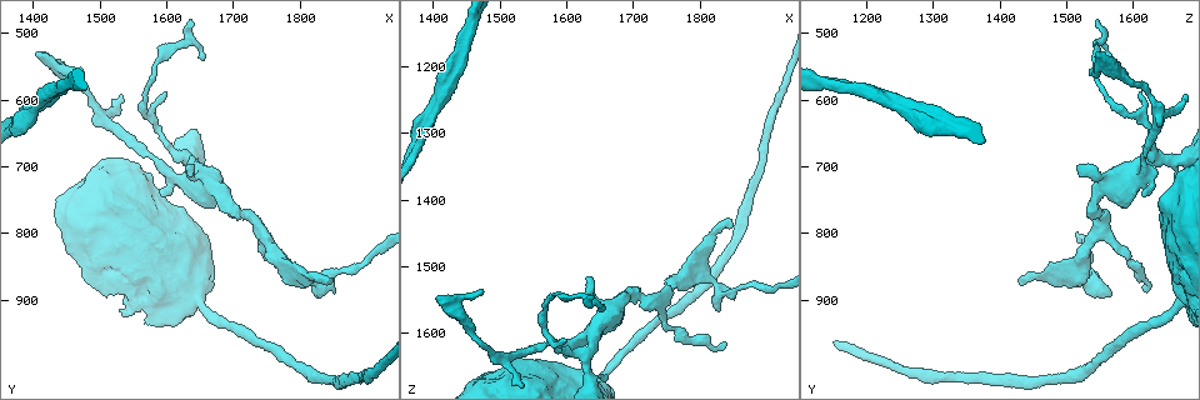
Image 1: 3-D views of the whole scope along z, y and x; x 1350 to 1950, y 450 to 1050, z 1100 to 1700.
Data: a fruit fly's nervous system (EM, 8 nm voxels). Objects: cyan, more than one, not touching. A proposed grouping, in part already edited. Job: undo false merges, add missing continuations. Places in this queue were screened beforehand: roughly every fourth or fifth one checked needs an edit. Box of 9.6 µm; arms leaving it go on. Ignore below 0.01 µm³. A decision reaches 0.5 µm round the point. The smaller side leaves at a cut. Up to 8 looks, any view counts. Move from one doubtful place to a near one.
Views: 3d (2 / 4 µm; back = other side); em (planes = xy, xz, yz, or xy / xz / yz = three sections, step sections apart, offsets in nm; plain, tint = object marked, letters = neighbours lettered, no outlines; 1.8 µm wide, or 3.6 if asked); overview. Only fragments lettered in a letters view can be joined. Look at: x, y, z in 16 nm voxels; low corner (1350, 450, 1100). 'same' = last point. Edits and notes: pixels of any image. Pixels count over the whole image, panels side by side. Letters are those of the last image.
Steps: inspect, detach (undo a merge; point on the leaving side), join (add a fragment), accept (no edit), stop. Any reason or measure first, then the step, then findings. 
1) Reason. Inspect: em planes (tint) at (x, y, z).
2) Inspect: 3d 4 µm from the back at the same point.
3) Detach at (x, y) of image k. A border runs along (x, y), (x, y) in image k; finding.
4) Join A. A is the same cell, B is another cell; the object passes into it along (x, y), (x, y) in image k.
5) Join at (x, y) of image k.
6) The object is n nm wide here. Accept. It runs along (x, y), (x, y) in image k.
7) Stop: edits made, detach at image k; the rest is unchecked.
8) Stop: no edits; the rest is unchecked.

Free end. Inspect: em planes (letters) at (1835, 880, 1615).

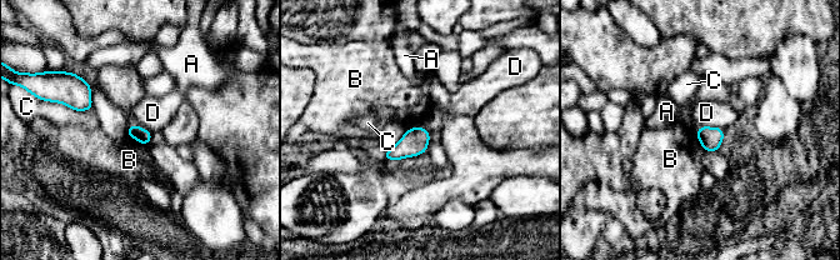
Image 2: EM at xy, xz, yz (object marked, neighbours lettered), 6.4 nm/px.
The longest contact is with C, 240 nm. Accept. A, B, C and D are other cells; a border runs along (723, 128), (700, 126), (695, 131) in image 2; no lettered fragment goes on from it.

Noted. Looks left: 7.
An open end. Inspect: 3d 2 µm at (1845, 870, 1440).

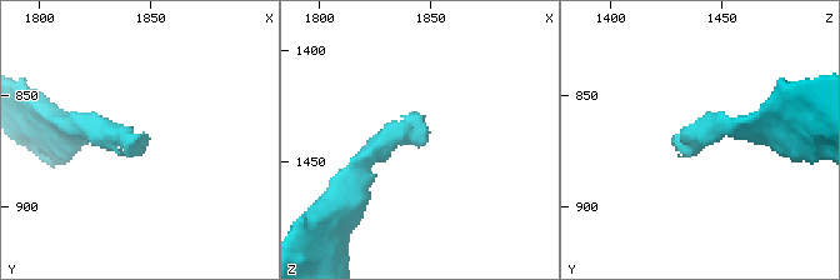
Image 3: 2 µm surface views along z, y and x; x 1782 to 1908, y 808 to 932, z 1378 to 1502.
Now the EM. Inspect: em xz step 8 (letters) at (1848, 869, 1441).

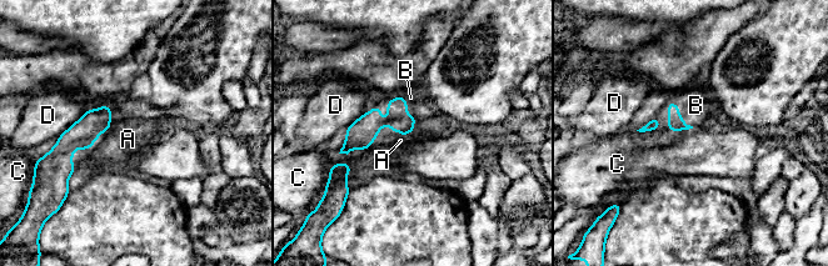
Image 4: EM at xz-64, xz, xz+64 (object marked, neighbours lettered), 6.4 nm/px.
The longest contact is with D, 240 nm. Join B. B is the same cell, A, C and D are other cells; the object passes into it along (676, 123), (678, 115), (696, 105) in image 4; the neuron continues.

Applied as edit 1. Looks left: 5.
Free end. Inspect: em xz step 4 (letters) at (1630, 705, 1510).

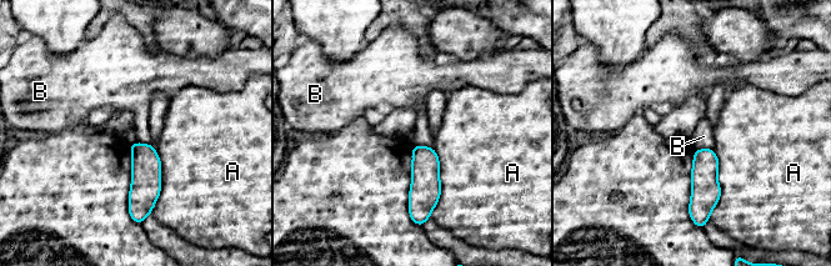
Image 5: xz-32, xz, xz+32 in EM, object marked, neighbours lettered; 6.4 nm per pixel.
Accept. A and B are other cells; a border runs along (413, 145), (432, 147) in image 5; none of them fits.

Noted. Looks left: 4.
Thin neck. Inspect: em planes (letters) at (1465, 575, 1605).

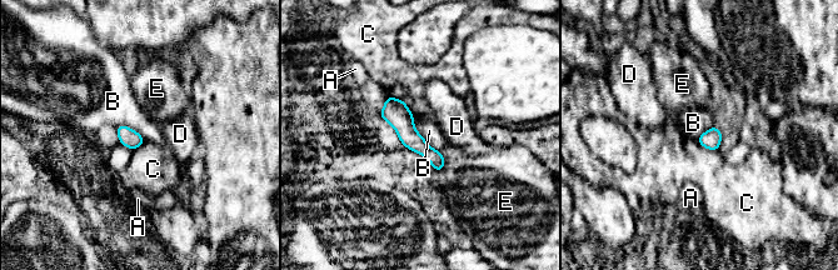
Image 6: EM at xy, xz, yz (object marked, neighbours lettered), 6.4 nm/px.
The object is 120 nm wide here. Accept. A, B, C, D and E are other cells; a border runs along (413, 116), (414, 129), (439, 151) in image 6; continuous, no second neuron.

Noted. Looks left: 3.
Stop: edits made, join at image 4; the rest is unchecked.

